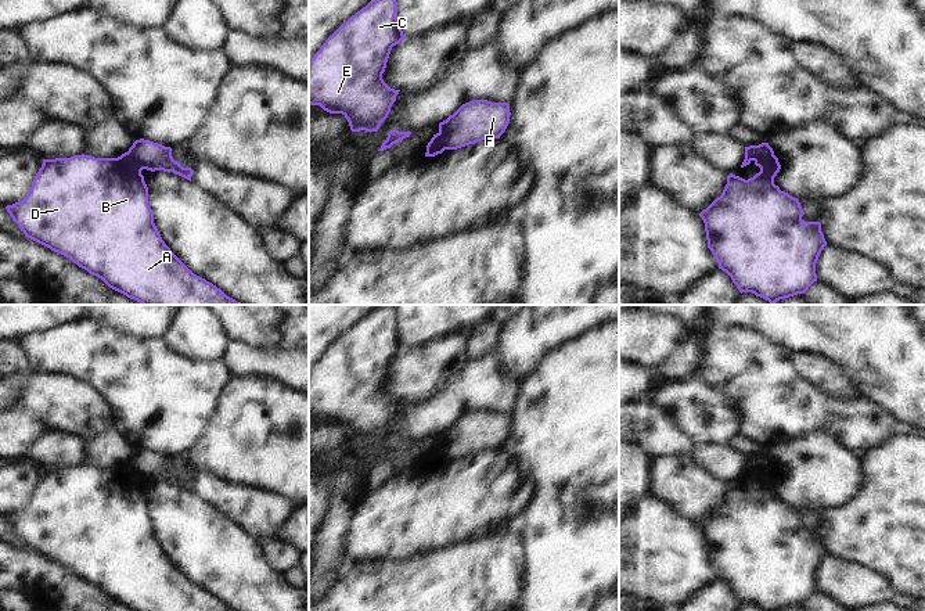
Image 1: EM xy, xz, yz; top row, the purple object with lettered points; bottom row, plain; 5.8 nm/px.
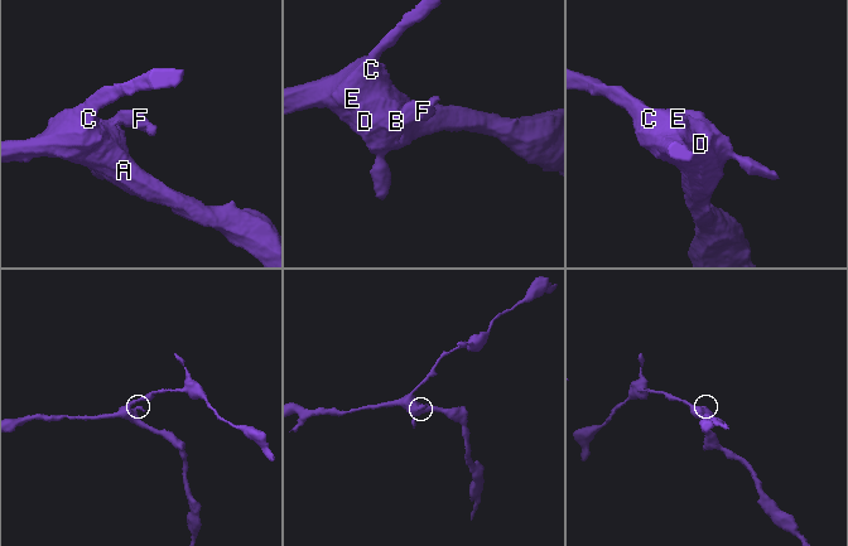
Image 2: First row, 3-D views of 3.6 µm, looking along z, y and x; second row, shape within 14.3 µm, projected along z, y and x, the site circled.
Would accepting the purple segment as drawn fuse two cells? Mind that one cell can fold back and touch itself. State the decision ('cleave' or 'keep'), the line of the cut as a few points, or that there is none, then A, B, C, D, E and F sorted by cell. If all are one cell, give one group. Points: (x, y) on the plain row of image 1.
cleave; cut xy (129, 460), (144, 478); groups A B C D E / F

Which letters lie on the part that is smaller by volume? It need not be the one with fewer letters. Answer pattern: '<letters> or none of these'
F

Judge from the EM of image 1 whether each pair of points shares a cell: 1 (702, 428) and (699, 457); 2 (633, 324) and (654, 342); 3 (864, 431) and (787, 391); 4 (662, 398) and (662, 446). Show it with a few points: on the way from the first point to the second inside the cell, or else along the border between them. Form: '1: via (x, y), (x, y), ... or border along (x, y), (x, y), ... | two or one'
1: border along (695, 442), (713, 442), (727, 446) | two
2: via (639, 330), (648, 338) | one
3: via (845, 420), (828, 413), (806, 409) | one
4: border along (648, 399), (661, 406), (684, 431) | two

